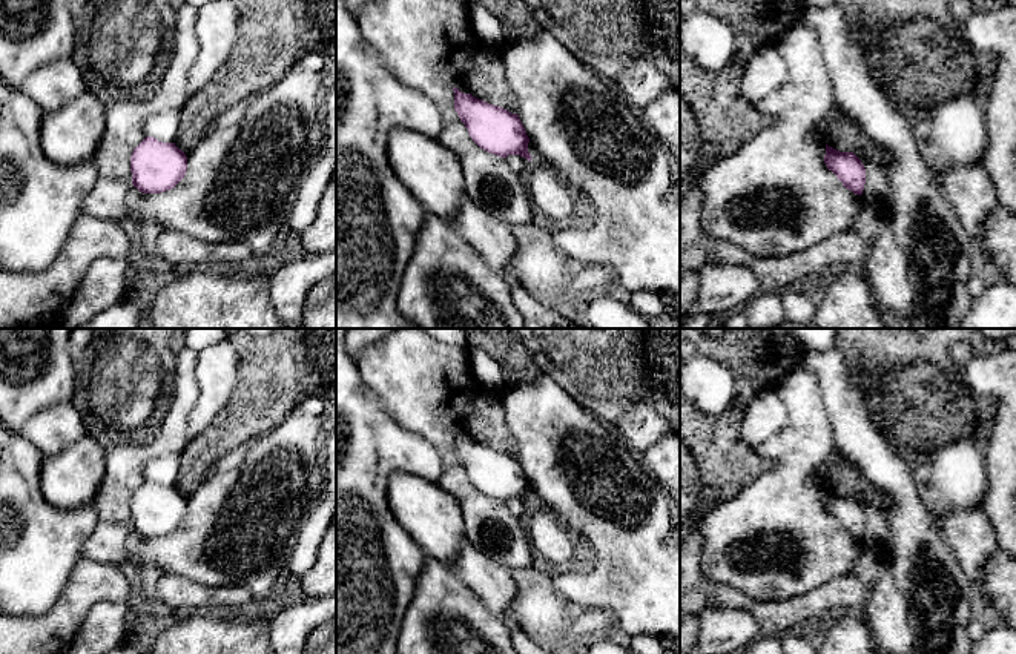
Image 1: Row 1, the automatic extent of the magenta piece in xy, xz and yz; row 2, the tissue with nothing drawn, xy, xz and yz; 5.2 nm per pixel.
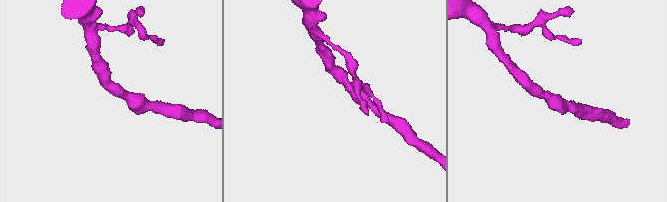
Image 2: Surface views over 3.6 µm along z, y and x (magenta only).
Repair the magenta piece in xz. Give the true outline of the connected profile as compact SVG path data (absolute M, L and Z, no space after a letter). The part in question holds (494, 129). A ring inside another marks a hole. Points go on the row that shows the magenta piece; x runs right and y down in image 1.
M454 91L454 111L468 129L473 141L497 157L520 155L531 161L529 138L517 114L483 100Z

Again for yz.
M826 144L824 163L843 186L855 195L863 195L866 184L866 169L853 152L840 152Z

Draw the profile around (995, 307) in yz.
M999 279L973 298L961 329L1016 329L1016 286Z

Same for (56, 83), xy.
M57 58L34 71L18 89L41 111L54 112L87 91L86 77L72 58Z

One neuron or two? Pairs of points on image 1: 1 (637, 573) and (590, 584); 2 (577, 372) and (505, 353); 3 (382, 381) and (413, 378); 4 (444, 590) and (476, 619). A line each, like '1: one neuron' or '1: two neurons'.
1: one neuron
2: two neurons
3: one neuron
4: one neuron

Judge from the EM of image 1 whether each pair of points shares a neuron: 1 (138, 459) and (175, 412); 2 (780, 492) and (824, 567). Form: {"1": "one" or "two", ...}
{"1": "one", "2": "one"}

